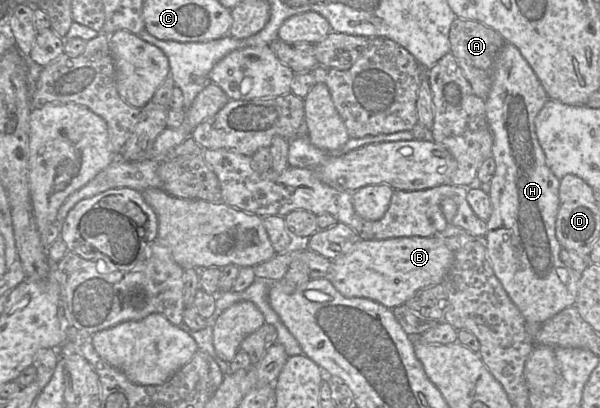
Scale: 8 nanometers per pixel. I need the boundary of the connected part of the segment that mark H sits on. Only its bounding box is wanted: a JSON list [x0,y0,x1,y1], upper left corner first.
[483,42,581,324]

